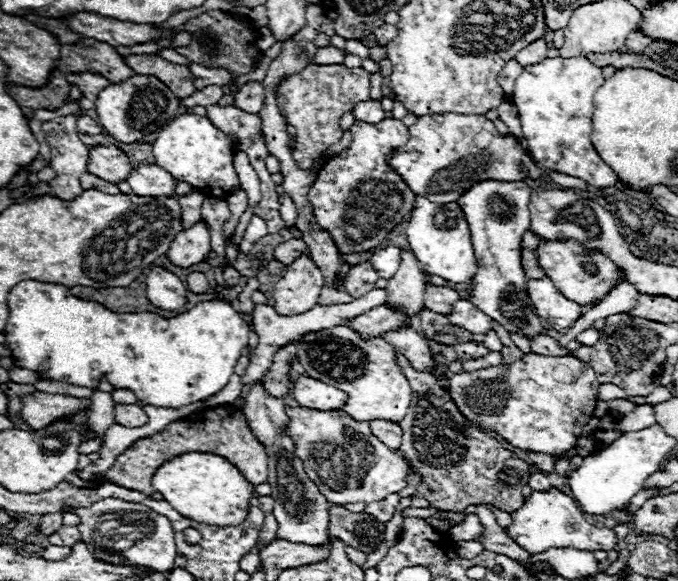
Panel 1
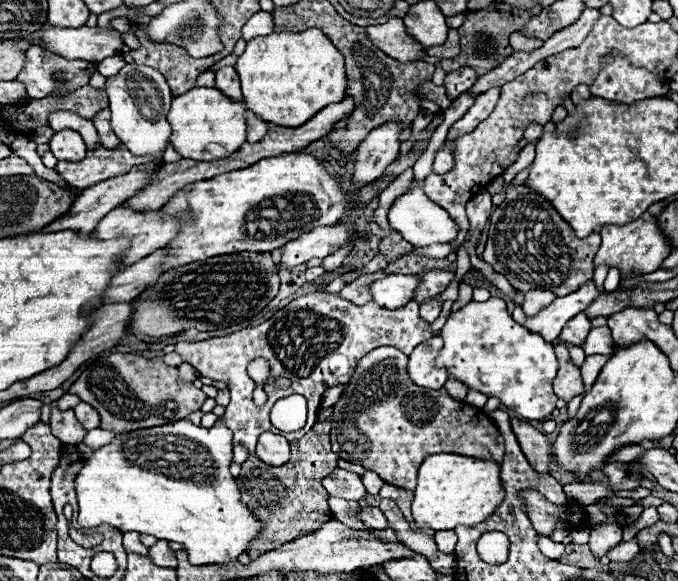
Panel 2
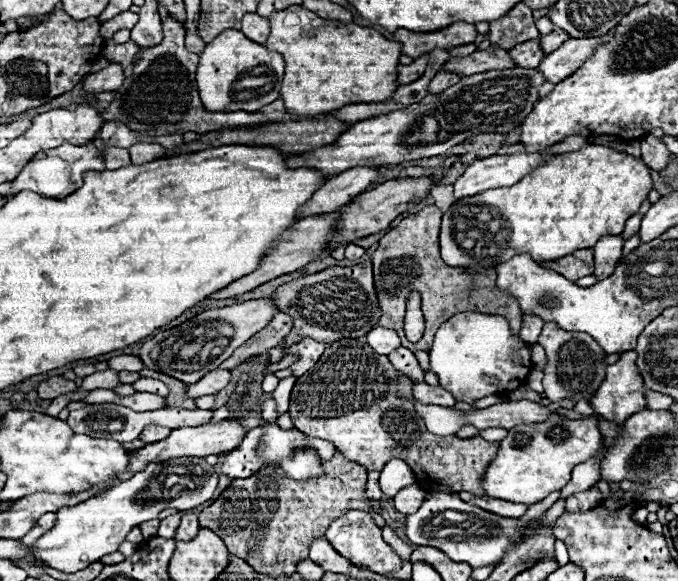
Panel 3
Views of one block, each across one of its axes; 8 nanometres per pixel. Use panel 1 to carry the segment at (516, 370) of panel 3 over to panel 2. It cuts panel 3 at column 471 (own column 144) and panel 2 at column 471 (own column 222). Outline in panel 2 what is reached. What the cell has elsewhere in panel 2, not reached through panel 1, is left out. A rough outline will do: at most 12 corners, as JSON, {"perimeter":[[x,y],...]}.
{"perimeter":[[502,298],[448,318],[438,366],[526,420],[556,408],[554,346]]}

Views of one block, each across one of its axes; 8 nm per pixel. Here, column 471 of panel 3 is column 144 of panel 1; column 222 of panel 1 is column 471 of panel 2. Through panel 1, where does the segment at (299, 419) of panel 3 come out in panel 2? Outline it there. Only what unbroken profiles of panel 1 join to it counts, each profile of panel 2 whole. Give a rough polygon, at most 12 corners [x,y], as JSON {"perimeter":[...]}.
{"perimeter":[[372,350],[334,404],[332,451],[412,492],[450,452],[500,464],[484,410]]}

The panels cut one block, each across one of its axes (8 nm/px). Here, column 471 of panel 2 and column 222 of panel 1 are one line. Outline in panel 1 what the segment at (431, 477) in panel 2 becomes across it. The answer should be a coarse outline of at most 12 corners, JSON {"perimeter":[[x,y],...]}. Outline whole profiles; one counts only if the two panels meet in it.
{"perimeter":[[222,456],[164,462],[152,486],[180,514],[238,526],[254,486]]}

